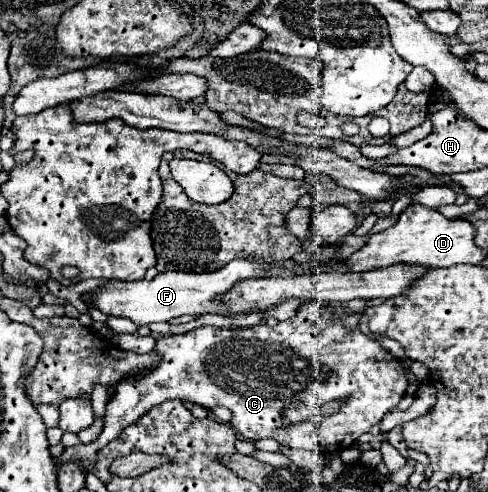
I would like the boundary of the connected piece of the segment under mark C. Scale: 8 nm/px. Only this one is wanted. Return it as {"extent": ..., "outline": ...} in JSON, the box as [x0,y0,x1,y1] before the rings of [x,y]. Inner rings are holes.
{"extent":[60,301,408,473],"outline":[[[314,301],[302,303],[294,317],[280,321],[274,327],[266,327],[264,323],[246,329],[198,327],[184,335],[162,337],[156,343],[156,351],[162,355],[162,361],[156,369],[120,381],[116,395],[106,405],[106,423],[100,437],[90,445],[66,449],[60,457],[60,463],[76,459],[82,463],[84,473],[88,473],[96,461],[98,449],[116,439],[124,427],[128,427],[142,413],[152,409],[152,405],[164,403],[168,399],[194,401],[206,409],[218,405],[230,409],[232,427],[248,441],[272,437],[292,449],[318,451],[320,447],[322,453],[334,453],[340,449],[348,449],[362,433],[368,433],[376,423],[380,423],[380,419],[392,407],[398,405],[404,391],[408,389],[408,379],[398,359],[390,357],[388,351],[384,351],[376,339],[370,339],[360,329],[346,329],[344,321],[338,319],[334,311],[326,307],[322,309],[322,305]],[[368,351],[380,351],[380,355],[374,353],[374,359],[370,361]]]}

